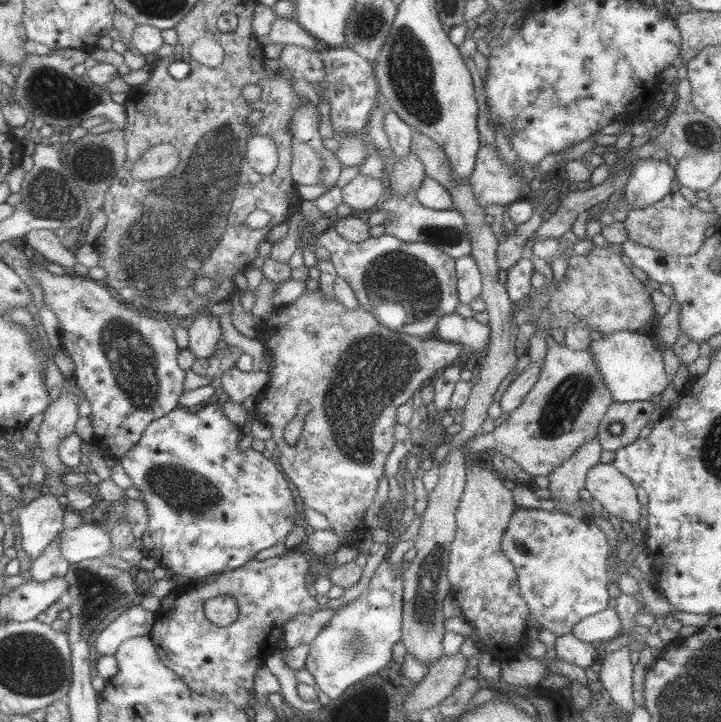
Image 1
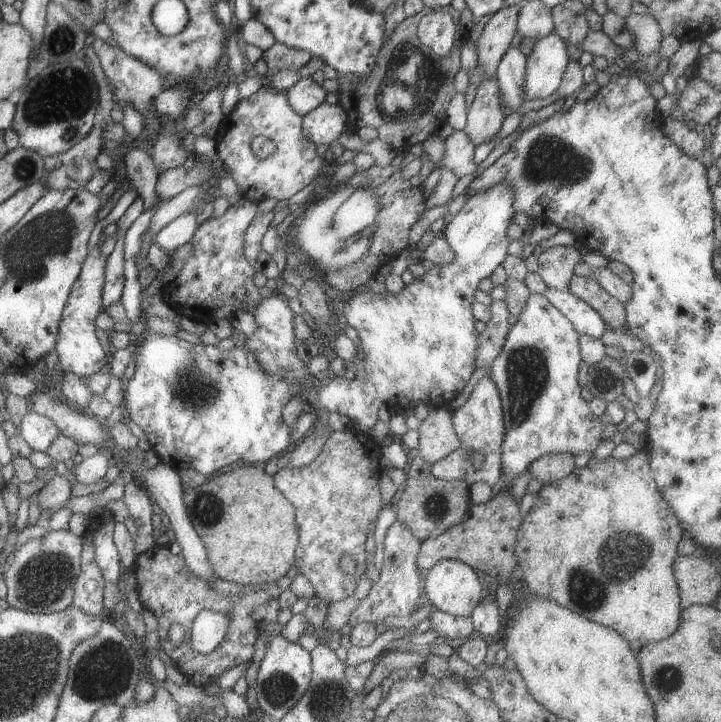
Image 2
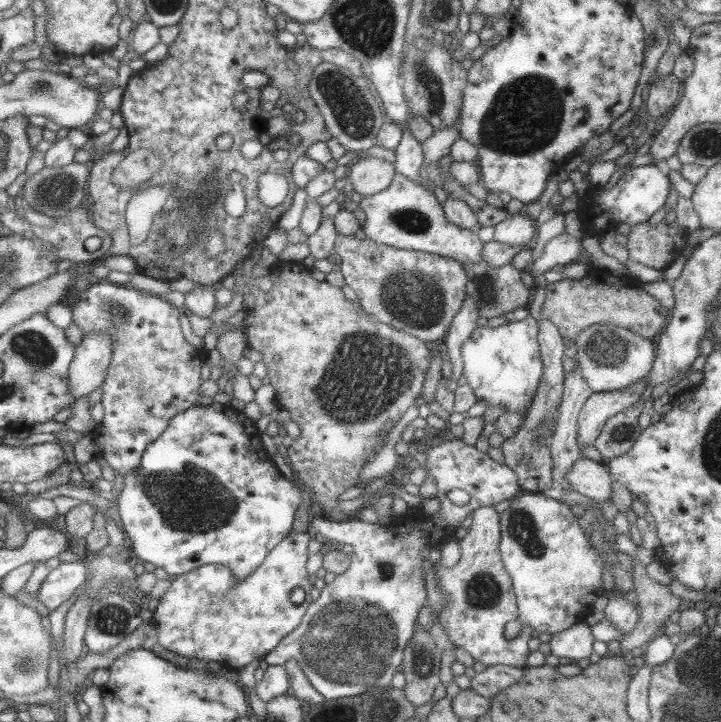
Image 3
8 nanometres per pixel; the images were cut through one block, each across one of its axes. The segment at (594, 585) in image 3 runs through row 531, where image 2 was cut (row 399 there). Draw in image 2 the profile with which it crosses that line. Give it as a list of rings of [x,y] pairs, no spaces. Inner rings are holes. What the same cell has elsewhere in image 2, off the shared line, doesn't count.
[[[531,293],[521,314],[517,316],[517,321],[509,327],[501,352],[490,362],[489,374],[499,392],[505,429],[500,446],[501,476],[504,481],[499,492],[511,492],[513,479],[525,472],[533,460],[544,454],[576,455],[586,452],[591,457],[595,448],[603,441],[605,424],[601,424],[599,417],[589,410],[588,402],[579,394],[581,388],[577,384],[577,368],[581,358],[578,338],[575,328],[542,293]]]

